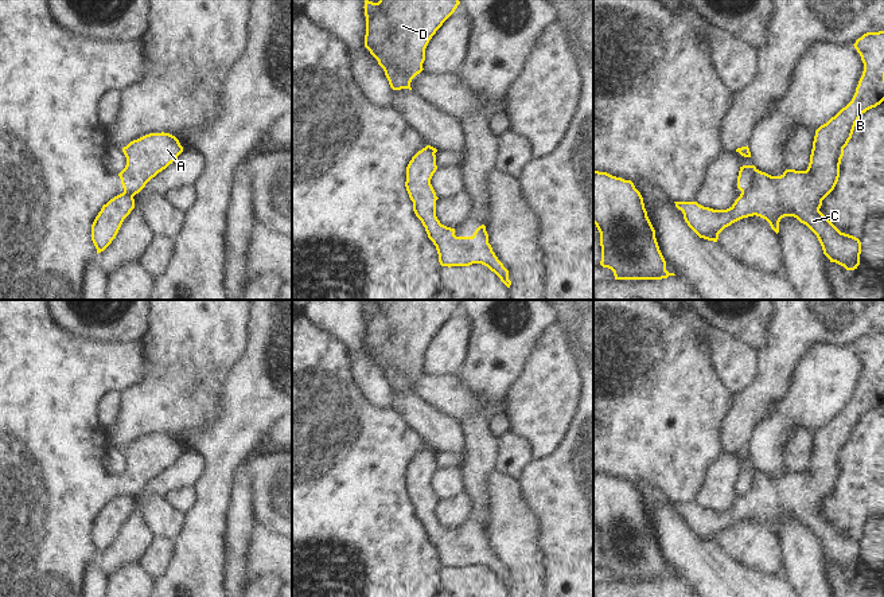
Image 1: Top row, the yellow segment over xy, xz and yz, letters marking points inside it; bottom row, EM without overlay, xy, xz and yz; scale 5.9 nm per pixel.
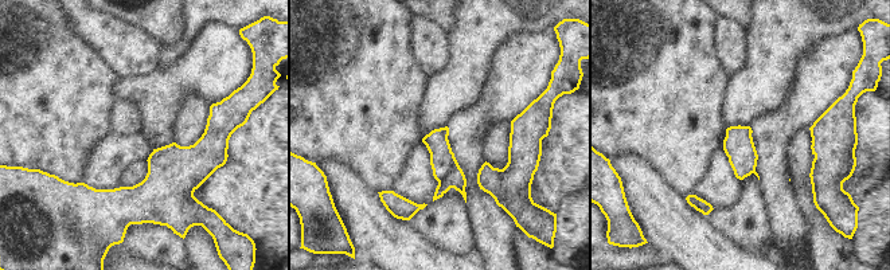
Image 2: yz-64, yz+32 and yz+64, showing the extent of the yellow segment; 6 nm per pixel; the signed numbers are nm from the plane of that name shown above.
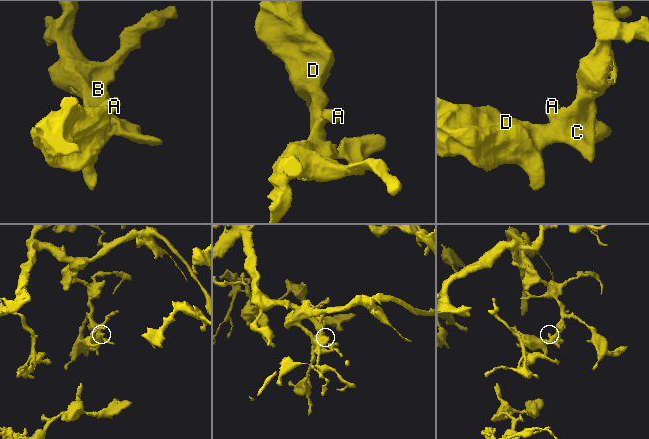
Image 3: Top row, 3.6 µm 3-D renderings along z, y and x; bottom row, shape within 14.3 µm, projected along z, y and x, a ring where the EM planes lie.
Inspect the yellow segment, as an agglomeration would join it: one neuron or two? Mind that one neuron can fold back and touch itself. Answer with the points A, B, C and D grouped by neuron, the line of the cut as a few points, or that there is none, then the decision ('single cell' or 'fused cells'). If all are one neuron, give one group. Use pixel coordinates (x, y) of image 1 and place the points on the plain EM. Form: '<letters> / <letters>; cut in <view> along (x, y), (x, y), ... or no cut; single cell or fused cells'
A / B C D; cut in yz along (758, 471), (755, 483), (742, 495); fused cells

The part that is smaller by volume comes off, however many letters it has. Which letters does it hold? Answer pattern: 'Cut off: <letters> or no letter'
Cut off: A

